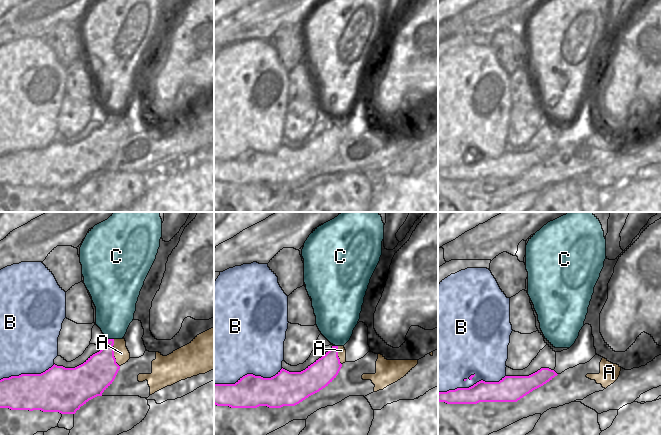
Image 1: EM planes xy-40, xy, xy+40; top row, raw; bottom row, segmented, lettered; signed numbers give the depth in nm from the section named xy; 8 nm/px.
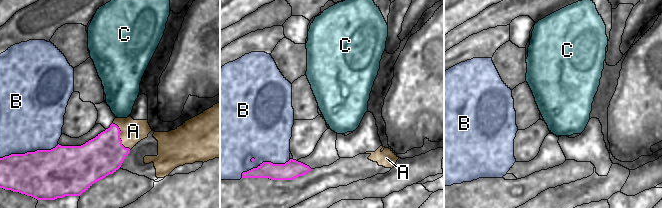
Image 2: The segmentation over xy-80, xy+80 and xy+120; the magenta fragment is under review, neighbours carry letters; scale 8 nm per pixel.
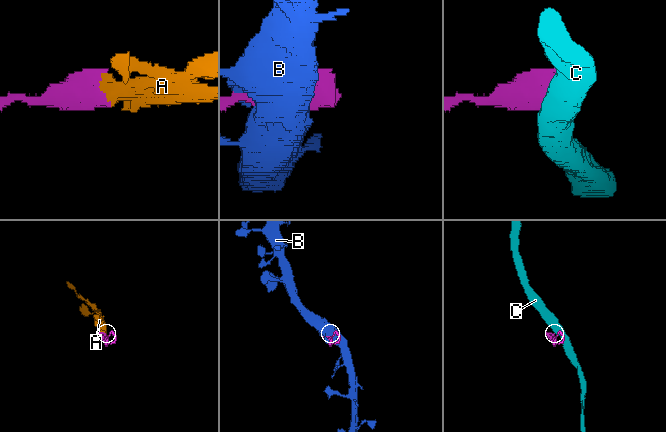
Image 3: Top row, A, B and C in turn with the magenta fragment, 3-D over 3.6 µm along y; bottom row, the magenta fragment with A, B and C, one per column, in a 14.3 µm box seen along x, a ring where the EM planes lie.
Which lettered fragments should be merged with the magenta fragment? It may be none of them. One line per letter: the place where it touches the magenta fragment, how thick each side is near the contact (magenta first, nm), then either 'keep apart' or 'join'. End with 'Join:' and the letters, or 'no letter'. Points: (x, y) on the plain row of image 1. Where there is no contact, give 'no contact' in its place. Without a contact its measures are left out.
A: contact xy-40 (113, 129); calibres 280 and 120 nm; keep apart
B: contact xy (248, 150); calibres 260 and 500 nm; keep apart
C: contact xy-40 (111, 115); calibres 260 and 320 nm; keep apart
Join: no letter

